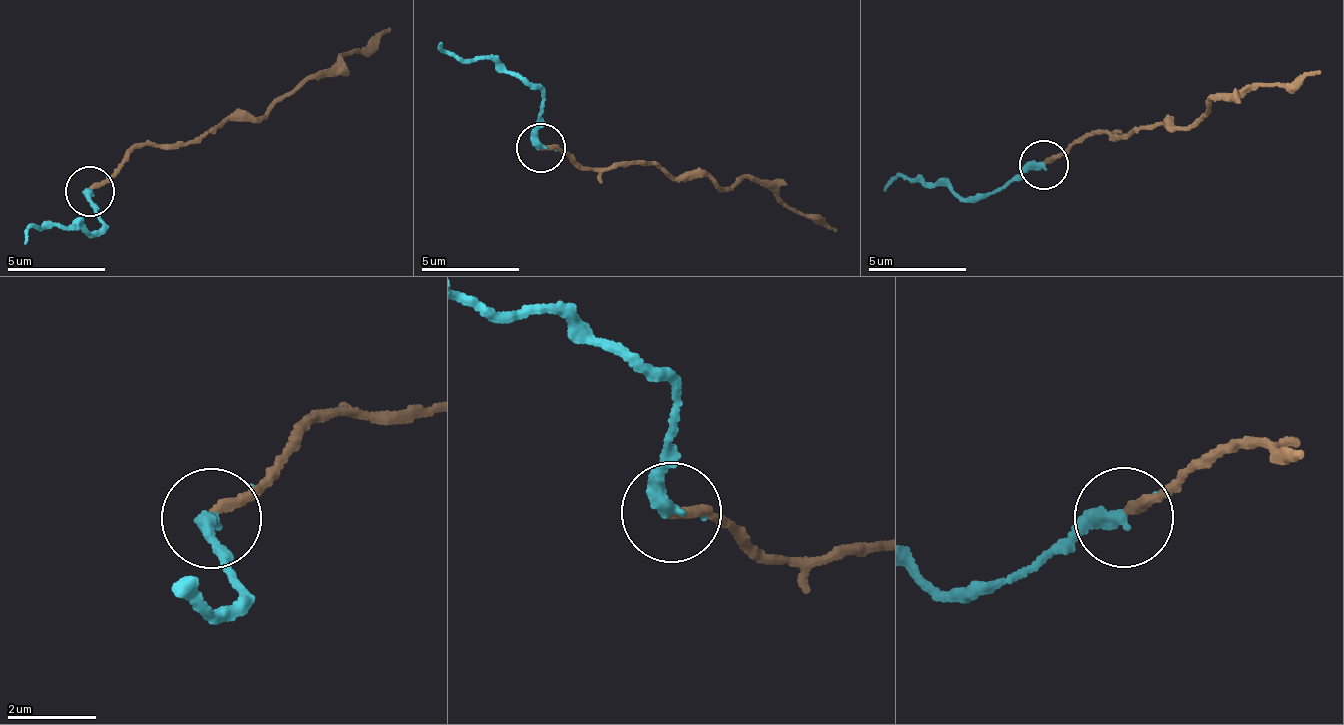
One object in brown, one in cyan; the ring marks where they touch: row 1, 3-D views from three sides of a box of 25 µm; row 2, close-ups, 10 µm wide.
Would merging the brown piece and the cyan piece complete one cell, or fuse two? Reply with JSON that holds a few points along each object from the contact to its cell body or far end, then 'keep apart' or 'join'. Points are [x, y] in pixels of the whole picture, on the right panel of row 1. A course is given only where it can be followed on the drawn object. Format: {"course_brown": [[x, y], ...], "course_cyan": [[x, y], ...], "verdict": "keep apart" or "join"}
{"course_brown": [[1043, 161], [1097, 132], [1127, 140], [1164, 124], [1183, 129], [1209, 100], [1264, 84], [1290, 88], [1318, 70]], "course_cyan": [[1043, 166], [977, 196], [906, 178], [886, 192]], "verdict": "join"}

